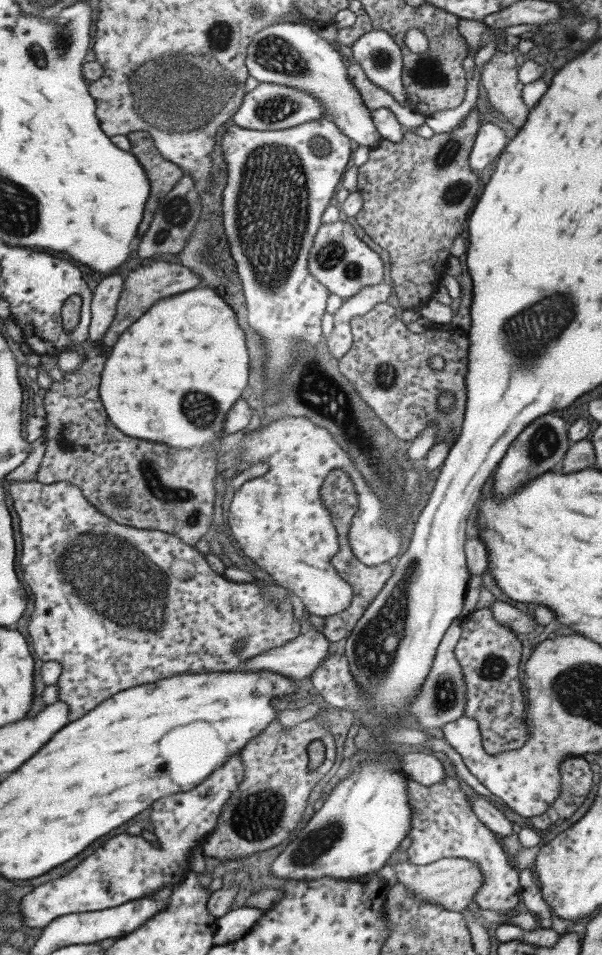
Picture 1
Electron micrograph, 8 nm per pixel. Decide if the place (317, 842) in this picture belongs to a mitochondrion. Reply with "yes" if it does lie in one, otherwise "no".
yes

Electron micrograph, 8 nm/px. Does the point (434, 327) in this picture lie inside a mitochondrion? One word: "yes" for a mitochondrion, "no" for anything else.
no

